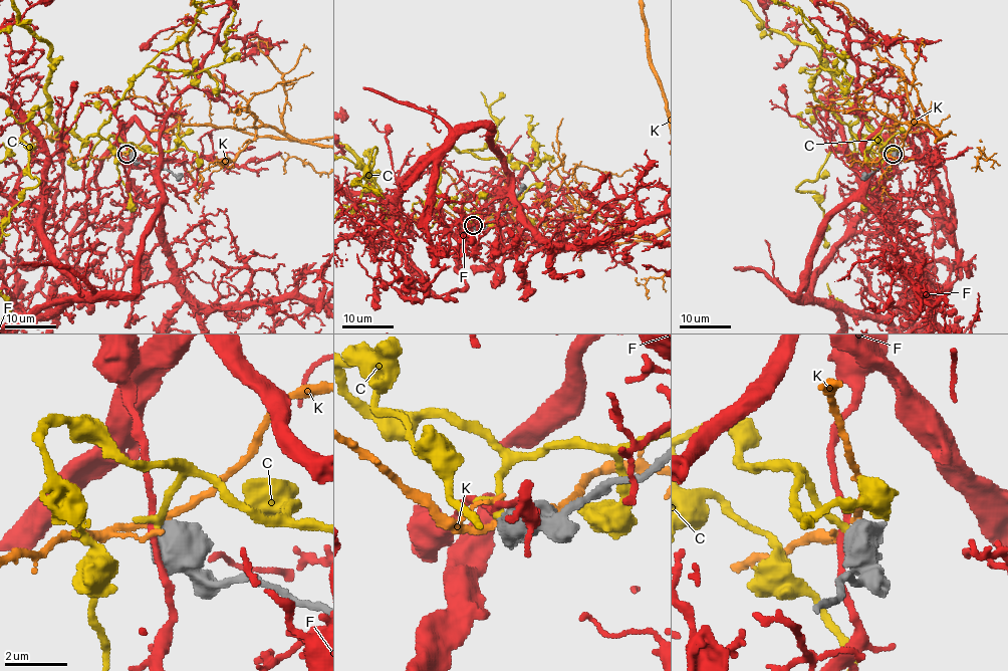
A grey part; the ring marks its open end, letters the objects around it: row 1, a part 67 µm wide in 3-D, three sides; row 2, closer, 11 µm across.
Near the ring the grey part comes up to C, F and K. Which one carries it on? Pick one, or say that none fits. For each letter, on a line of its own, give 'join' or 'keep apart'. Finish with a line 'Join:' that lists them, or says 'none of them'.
C: join
F: keep apart
K: keep apart
Join: C

